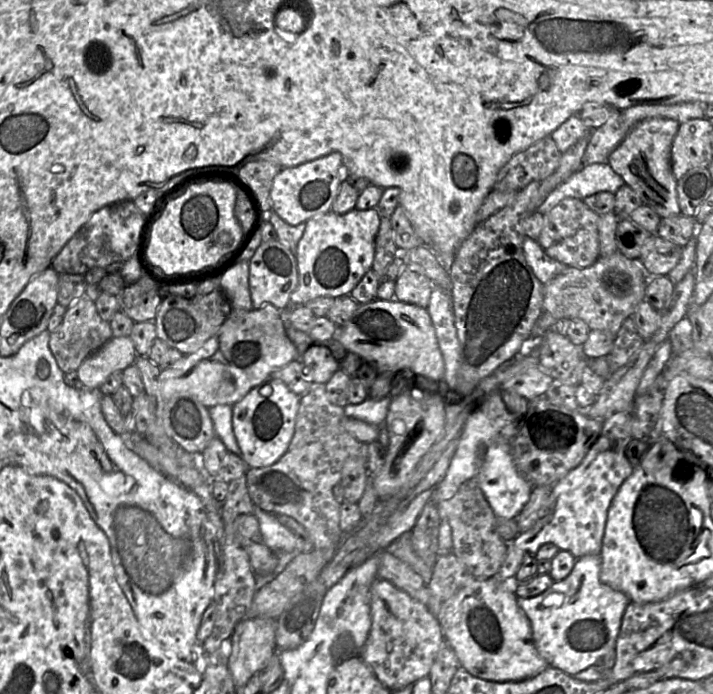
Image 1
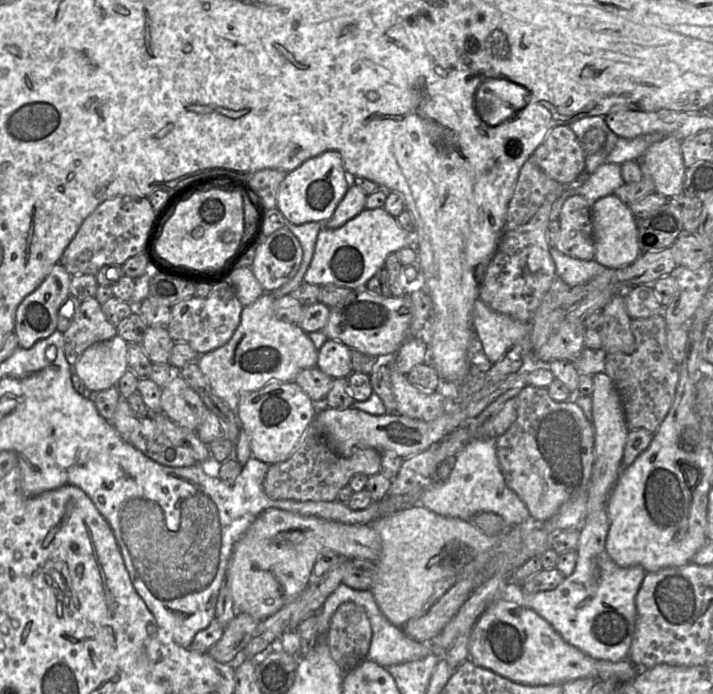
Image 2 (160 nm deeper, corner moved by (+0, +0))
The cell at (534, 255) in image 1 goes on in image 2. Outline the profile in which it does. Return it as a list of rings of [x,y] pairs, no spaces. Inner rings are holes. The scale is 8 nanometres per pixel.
[[[550,247],[550,255],[554,261],[556,274],[567,285],[574,287],[581,285],[600,275],[606,267],[593,260],[580,260],[560,253]]]

